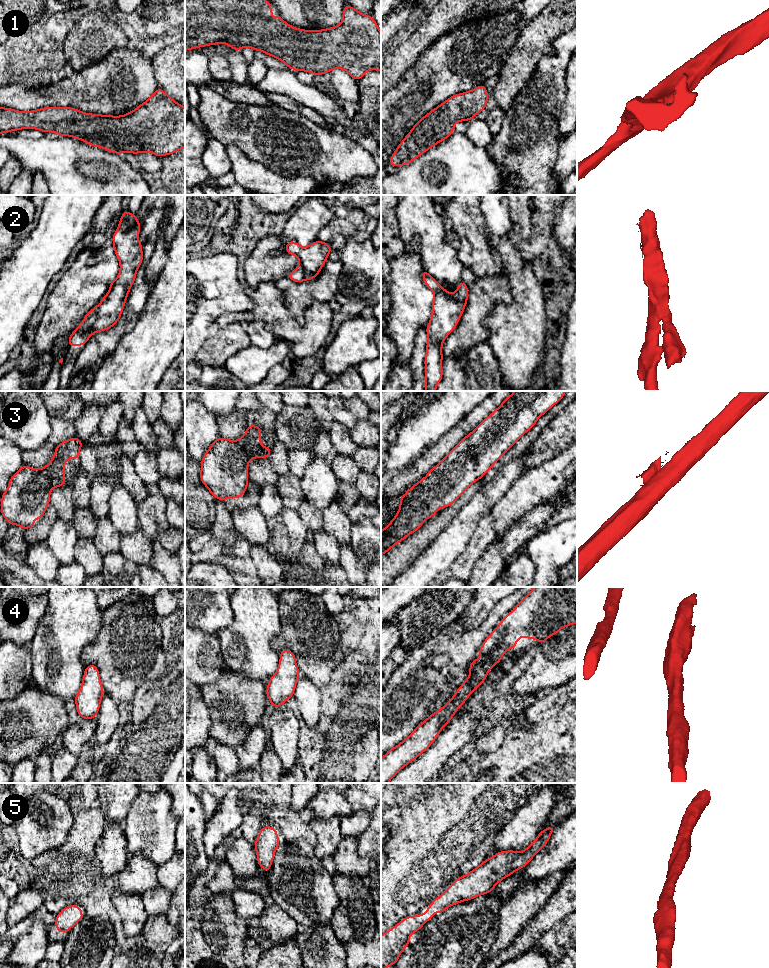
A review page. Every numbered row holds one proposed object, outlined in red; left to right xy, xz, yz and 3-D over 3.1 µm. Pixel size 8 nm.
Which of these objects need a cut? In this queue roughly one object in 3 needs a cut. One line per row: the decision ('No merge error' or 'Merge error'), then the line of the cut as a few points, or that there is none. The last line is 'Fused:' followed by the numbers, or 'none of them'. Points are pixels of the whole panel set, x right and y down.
1: No merge error. No split
2: Merge error. Split along xy (92, 316), (92, 322), (82, 330)
3: Merge error. Split along xz (237, 440), (243, 450), (244, 460), (247, 464)
4: No merge error. No split
5: No merge error. No split
Fused: 2, 3

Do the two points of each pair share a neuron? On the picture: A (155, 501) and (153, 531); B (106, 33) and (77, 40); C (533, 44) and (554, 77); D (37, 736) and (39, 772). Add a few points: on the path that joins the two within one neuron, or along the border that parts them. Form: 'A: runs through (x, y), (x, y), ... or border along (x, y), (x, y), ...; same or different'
A: runs through (153, 508), (153, 524); same
B: runs through (99, 35), (84, 37); same
C: border along (555, 38), (553, 50), (541, 57), (530, 78); different
D: border along (51, 745), (33, 757); different

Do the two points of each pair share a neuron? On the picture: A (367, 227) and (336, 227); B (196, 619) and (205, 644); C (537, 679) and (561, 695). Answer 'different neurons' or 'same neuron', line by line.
A: same neuron
B: different neurons
C: different neurons

